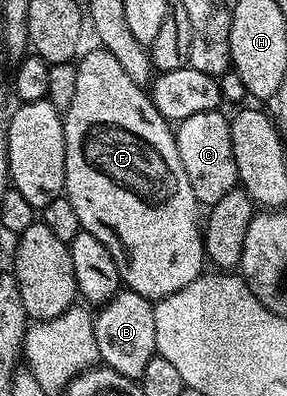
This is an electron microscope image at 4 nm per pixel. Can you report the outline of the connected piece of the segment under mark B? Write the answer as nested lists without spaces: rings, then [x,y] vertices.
[[[120,288],[113,298],[102,303],[93,314],[93,336],[97,340],[99,362],[104,367],[137,380],[145,372],[145,364],[156,357],[157,328],[152,299]]]

